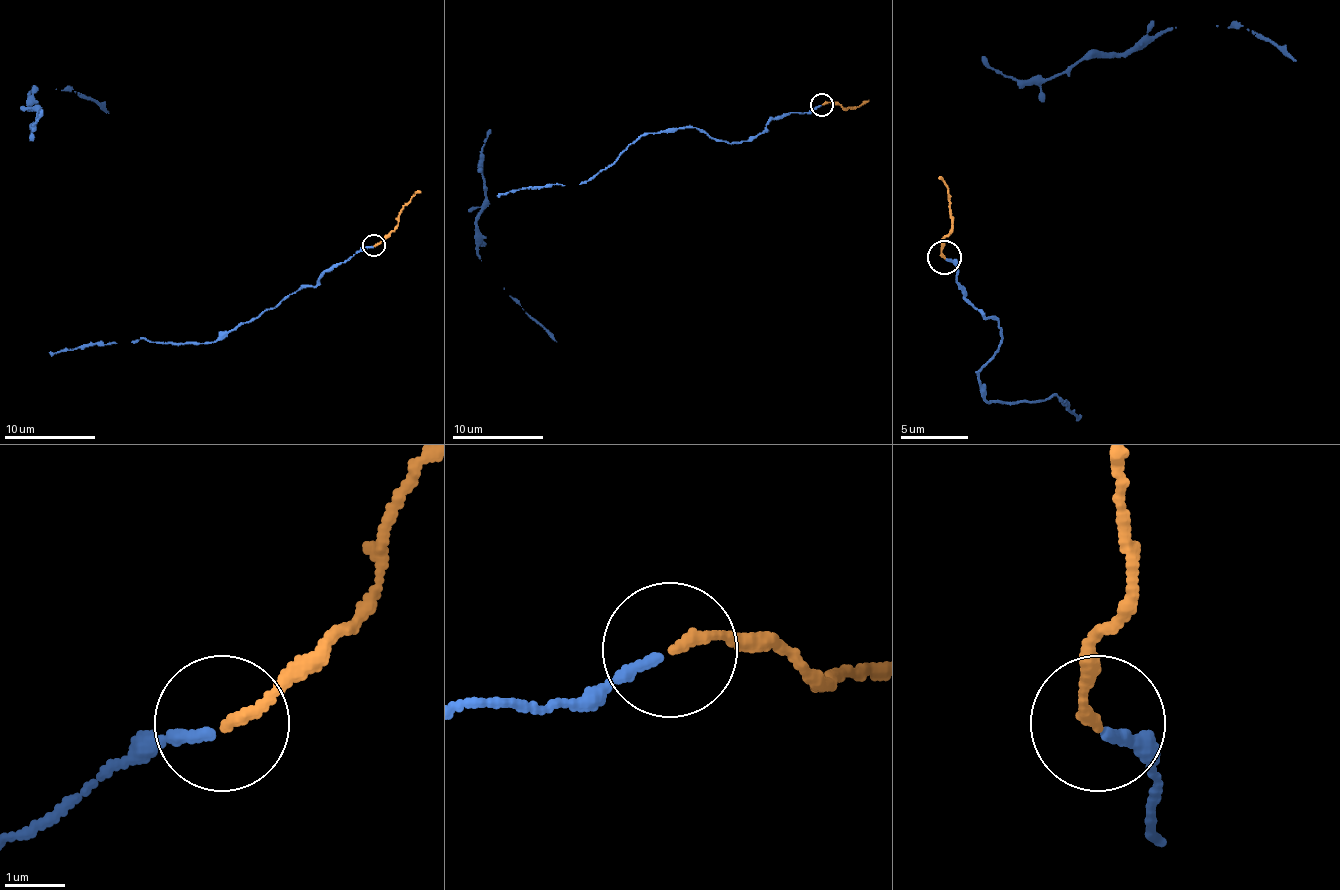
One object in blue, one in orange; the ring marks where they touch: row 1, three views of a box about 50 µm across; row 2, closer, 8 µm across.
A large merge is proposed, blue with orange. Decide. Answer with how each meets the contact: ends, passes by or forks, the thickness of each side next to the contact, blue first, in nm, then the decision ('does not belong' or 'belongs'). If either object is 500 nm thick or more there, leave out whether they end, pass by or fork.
blue ends; orange ends; calibres 180 and 180 nm; belongs

